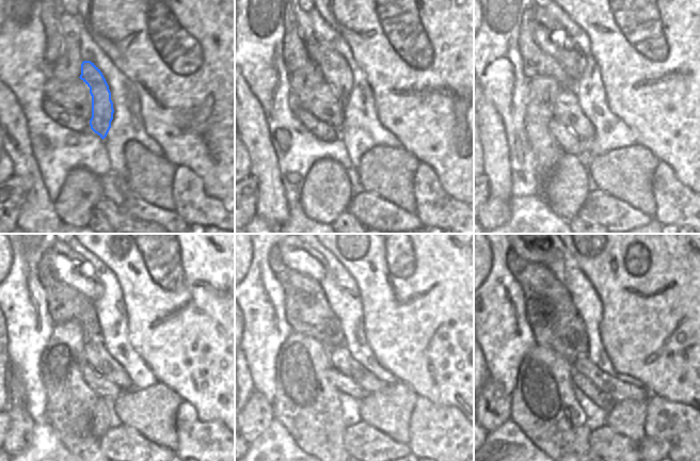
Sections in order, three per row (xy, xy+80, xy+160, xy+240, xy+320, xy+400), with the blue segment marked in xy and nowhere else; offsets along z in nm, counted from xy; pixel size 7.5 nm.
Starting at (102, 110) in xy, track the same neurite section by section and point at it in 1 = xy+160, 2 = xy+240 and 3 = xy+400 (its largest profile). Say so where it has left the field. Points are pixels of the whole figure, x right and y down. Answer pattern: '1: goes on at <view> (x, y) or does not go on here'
1: goes on at xy+160 (550, 35)
2: goes on at xy+240 (69, 268)
3: goes on at xy+400 (536, 255)

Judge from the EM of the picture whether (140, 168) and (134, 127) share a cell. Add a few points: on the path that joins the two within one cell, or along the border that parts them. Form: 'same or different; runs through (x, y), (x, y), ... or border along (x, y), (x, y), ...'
different; border along (123, 147), (127, 142), (134, 140), (158, 155)

